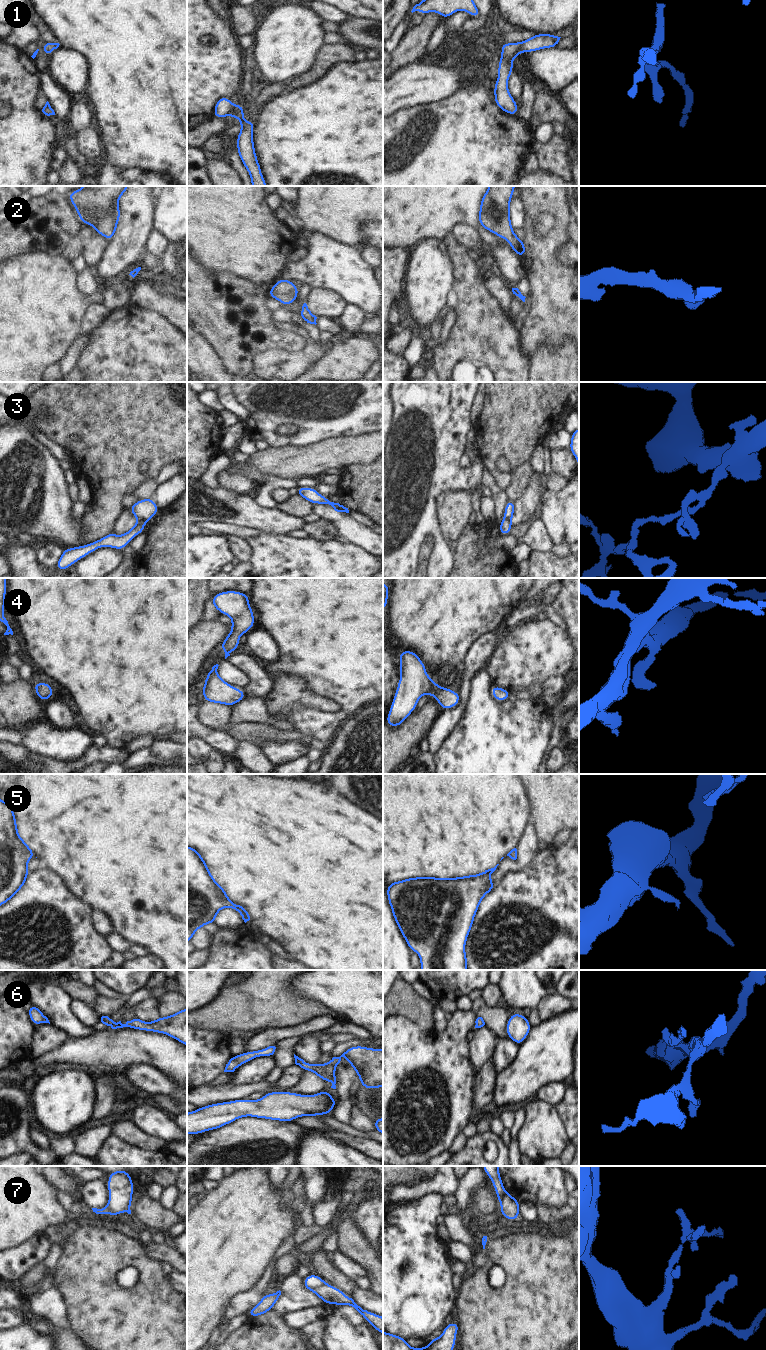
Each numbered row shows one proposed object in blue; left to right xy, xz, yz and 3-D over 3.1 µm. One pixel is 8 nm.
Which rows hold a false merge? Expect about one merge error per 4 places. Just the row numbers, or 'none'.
3, 7

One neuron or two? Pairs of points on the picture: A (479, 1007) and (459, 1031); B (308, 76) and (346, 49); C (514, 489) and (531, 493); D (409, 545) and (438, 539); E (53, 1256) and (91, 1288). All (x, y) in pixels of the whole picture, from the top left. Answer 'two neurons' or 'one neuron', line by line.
A: two neurons
B: one neuron
C: two neurons
D: one neuron
E: two neurons

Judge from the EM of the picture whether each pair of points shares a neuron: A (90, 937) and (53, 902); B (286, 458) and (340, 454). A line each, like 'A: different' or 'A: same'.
A: same
B: same

